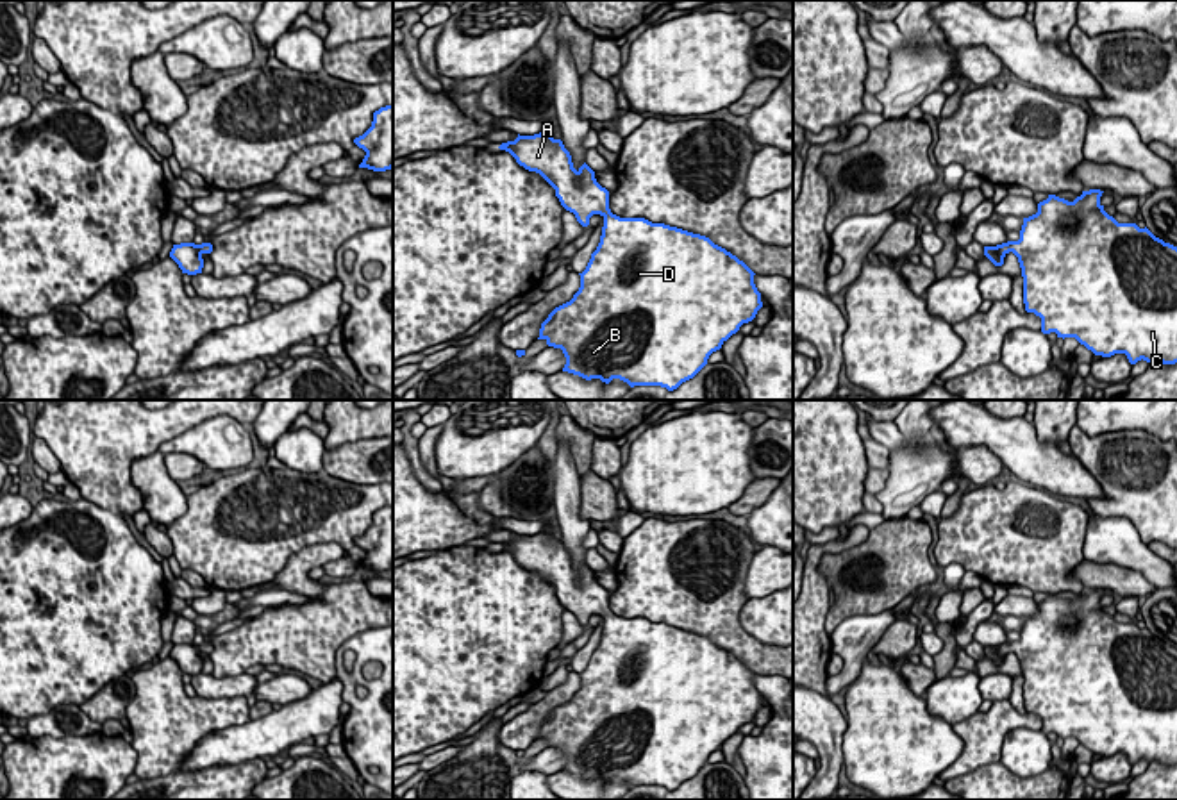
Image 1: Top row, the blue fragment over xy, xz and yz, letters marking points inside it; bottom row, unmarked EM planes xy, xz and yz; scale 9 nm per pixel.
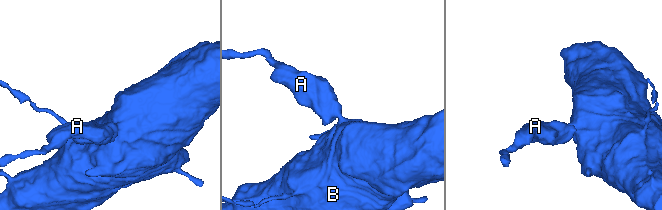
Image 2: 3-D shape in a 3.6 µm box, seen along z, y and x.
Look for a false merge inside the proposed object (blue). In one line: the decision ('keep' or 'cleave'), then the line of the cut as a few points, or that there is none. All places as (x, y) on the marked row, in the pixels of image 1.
keep; no cut

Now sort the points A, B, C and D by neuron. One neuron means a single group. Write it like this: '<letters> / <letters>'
A B C D

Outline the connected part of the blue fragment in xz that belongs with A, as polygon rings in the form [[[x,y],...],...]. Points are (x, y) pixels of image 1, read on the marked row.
[[[539,132],[520,136],[502,143],[500,150],[509,152],[520,166],[539,173],[554,189],[561,205],[573,212],[582,227],[589,225],[593,214],[604,218],[602,236],[586,270],[580,275],[580,288],[573,298],[555,307],[541,323],[539,338],[548,346],[561,348],[566,364],[563,371],[579,375],[586,380],[600,379],[609,384],[613,379],[634,386],[661,386],[668,391],[693,379],[713,352],[739,330],[743,323],[755,318],[763,307],[761,293],[754,284],[754,271],[725,248],[709,238],[693,234],[664,223],[652,223],[645,218],[620,218],[609,209],[609,191],[602,188],[595,171],[584,162],[573,168],[572,155],[561,139]]]

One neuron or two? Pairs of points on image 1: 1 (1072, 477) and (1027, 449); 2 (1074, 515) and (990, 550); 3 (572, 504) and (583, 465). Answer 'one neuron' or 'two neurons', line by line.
1: one neuron
2: one neuron
3: two neurons

